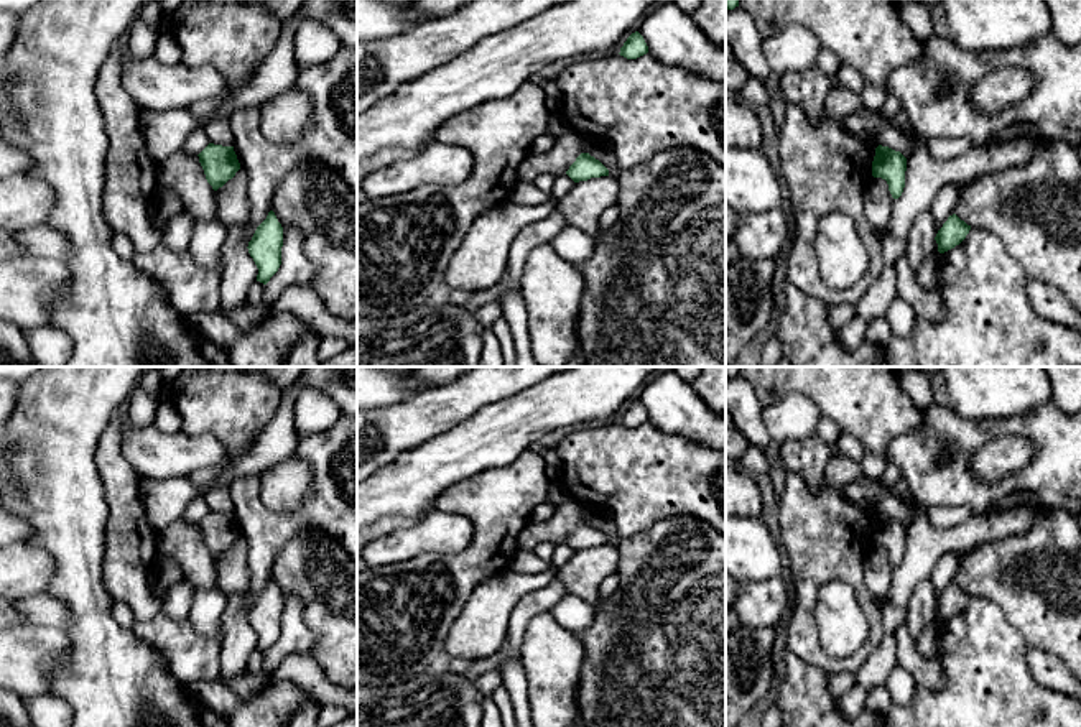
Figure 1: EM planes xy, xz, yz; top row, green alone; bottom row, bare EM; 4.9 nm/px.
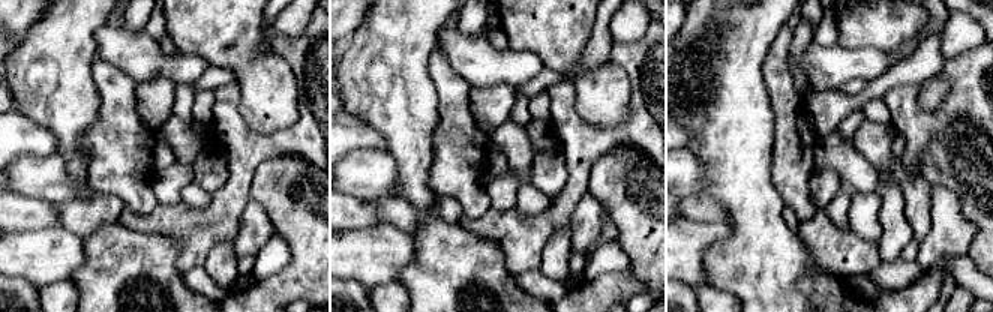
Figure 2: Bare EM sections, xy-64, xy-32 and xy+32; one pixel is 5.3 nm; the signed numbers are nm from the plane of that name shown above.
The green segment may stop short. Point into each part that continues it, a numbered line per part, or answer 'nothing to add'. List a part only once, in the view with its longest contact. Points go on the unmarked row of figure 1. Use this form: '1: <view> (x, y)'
1: xz (563, 551)

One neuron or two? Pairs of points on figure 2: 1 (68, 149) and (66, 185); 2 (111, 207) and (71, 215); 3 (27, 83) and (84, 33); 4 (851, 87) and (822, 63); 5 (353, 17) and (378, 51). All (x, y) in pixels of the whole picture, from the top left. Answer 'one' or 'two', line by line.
1: two
2: one
3: one
4: two
5: two

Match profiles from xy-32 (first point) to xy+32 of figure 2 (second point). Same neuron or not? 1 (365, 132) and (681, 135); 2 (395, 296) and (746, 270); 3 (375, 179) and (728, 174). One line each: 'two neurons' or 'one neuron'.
1: one neuron
2: two neurons
3: two neurons

